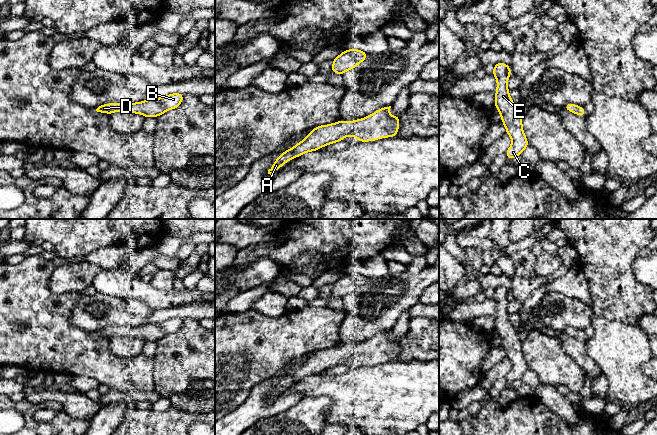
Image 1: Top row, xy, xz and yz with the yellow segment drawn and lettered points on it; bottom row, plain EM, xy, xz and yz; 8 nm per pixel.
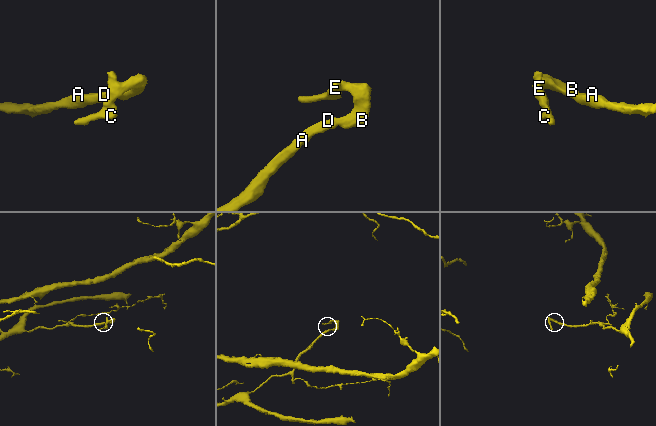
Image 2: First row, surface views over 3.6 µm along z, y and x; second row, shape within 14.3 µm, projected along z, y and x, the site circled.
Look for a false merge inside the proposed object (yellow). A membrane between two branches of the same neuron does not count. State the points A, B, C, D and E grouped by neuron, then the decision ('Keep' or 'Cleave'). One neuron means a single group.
Groups: A B C D E. Keep

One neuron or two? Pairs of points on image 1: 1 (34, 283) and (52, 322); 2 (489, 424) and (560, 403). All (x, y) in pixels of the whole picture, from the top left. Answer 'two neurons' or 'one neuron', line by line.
1: one neuron
2: two neurons

